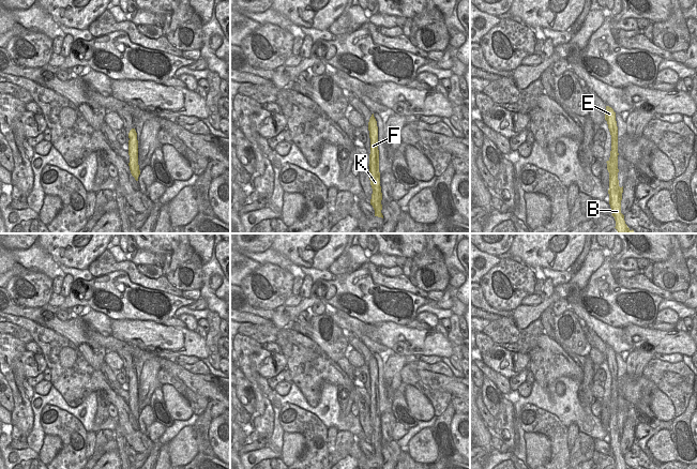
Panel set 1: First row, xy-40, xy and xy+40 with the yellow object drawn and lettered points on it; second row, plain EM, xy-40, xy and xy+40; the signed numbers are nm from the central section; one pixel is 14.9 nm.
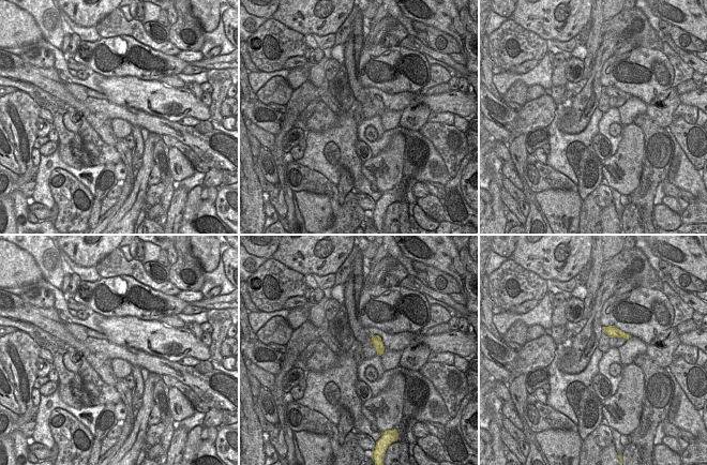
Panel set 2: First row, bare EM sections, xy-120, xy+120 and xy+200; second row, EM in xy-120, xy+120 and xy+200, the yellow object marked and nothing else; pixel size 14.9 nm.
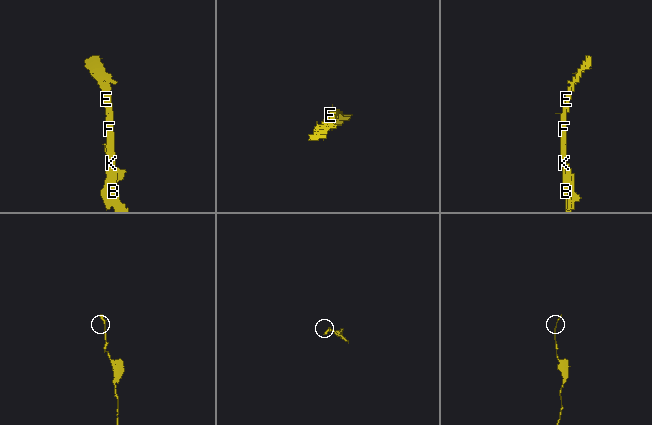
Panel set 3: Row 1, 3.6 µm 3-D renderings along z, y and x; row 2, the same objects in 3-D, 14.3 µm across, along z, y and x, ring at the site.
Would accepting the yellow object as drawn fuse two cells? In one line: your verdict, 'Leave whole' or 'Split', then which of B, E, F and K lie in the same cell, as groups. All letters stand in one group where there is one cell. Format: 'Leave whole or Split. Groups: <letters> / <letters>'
Leave whole. Groups: B E F K.

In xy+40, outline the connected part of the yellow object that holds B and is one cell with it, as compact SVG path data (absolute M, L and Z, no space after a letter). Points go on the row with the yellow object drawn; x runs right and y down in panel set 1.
M606 106L605 120L607 121L608 128L611 135L611 151L610 157L606 162L607 170L609 172L609 205L612 211L612 216L616 221L616 229L618 233L634 233L634 230L630 229L624 221L624 215L621 213L621 200L623 186L619 186L618 180L618 126L616 121L616 112L609 106Z

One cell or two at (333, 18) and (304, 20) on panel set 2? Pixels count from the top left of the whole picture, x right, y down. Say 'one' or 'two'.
one

